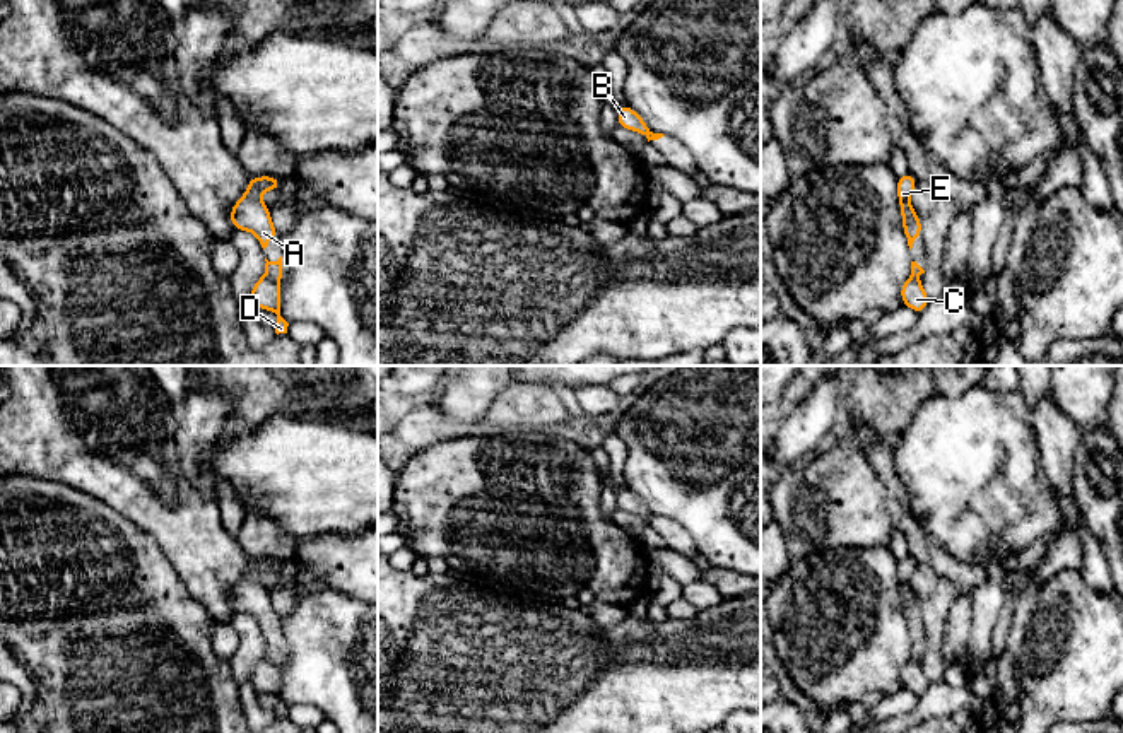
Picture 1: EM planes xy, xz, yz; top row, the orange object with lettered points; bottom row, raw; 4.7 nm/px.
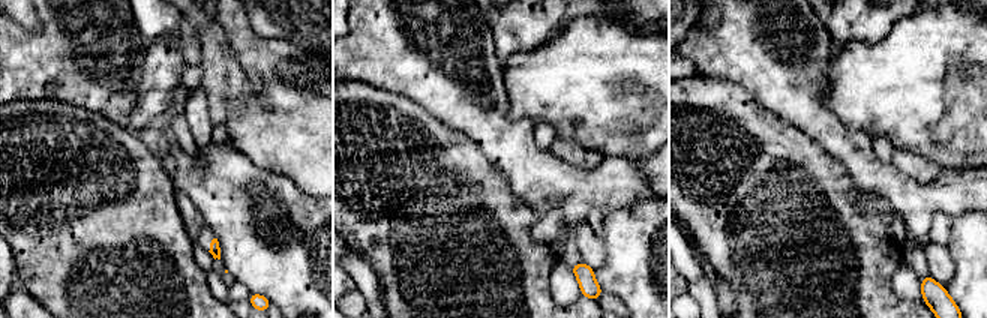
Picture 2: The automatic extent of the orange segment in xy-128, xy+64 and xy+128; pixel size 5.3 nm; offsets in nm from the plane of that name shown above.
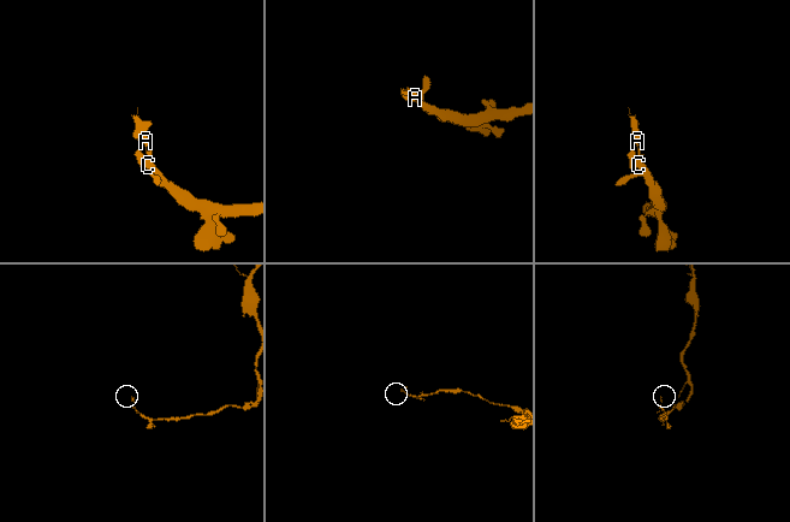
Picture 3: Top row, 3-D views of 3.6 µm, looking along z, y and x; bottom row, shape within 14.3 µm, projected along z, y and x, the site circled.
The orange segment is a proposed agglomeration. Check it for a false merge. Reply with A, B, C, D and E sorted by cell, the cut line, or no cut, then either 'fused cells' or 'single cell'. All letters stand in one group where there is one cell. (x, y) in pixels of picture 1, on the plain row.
A E / B C D | xy (265, 658), (277, 667) | fused cells

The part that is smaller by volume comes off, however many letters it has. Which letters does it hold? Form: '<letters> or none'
A, E

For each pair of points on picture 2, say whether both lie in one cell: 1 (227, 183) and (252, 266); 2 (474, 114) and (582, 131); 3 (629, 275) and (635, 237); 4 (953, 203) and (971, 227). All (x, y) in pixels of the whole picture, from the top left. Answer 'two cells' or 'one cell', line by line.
1: one cell
2: two cells
3: one cell
4: two cells

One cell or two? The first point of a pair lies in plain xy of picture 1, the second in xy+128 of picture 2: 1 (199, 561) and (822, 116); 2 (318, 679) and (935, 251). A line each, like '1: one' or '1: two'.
1: one
2: two

